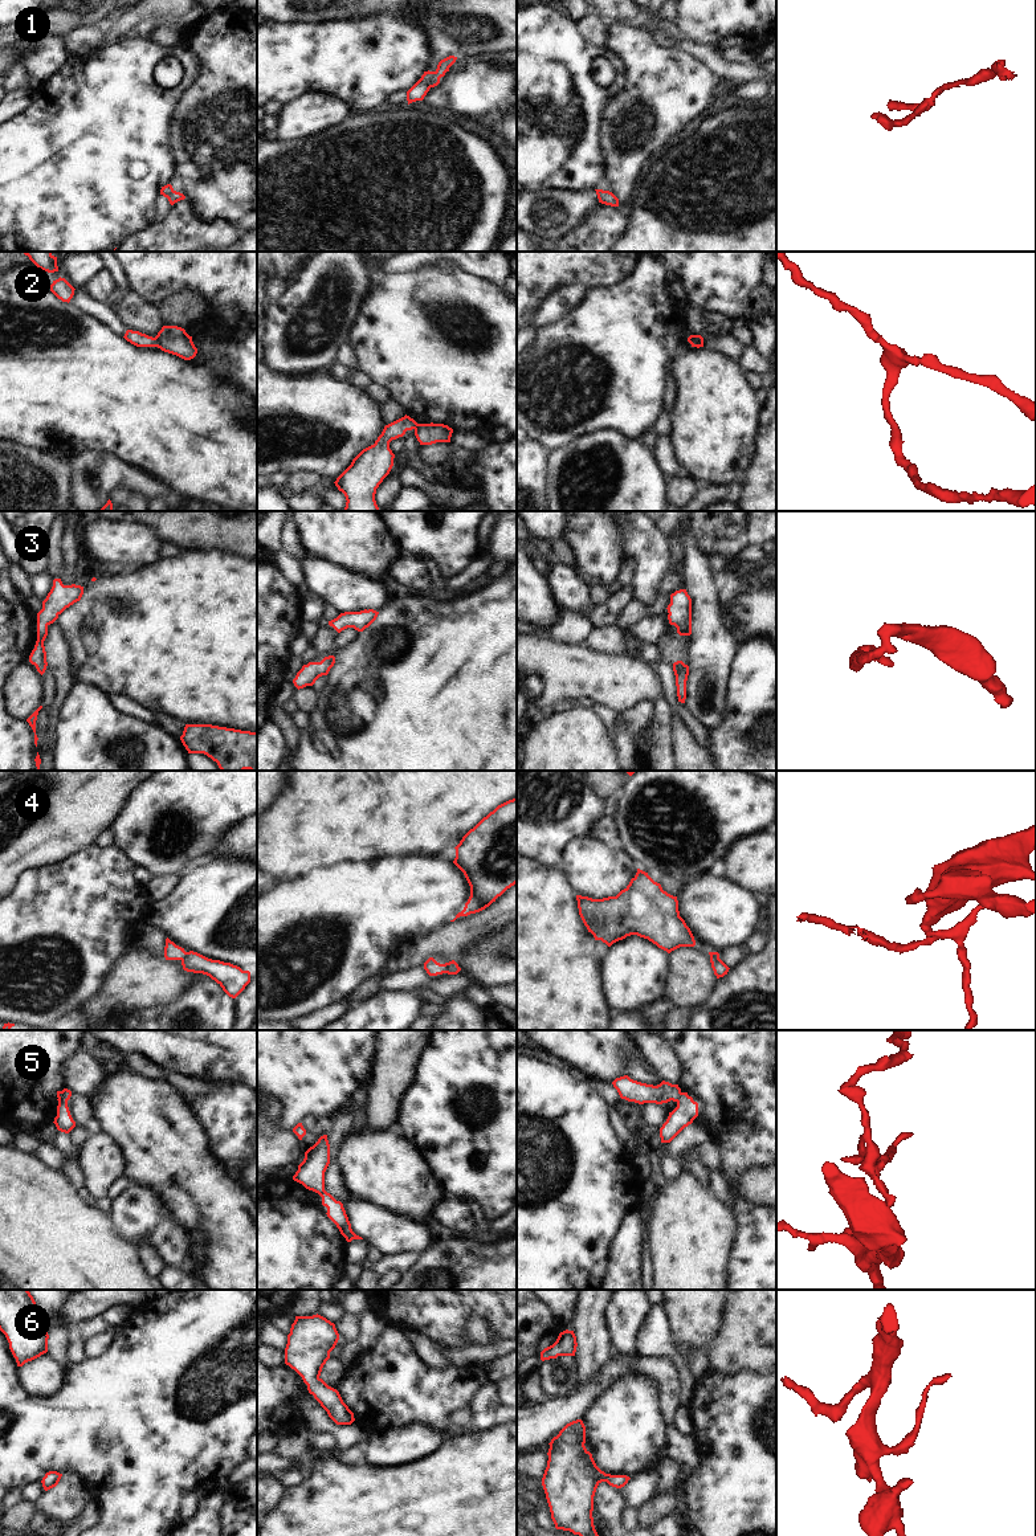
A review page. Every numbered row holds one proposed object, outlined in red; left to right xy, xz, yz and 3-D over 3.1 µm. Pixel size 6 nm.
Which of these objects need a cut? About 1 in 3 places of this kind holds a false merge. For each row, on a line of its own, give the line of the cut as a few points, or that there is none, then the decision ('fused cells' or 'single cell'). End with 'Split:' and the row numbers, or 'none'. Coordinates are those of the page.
1: cut in xz along (435, 72), (428, 88); fused cells
2: cut in xy along (155, 336), (154, 346); fused cells
3: no cut; single cell
4: cut in xz along (443, 964), (445, 972); fused cells
5: cut in yz along (681, 1093), (677, 1103); fused cells
6: no cut; single cell
Split: 1, 2, 4, 5

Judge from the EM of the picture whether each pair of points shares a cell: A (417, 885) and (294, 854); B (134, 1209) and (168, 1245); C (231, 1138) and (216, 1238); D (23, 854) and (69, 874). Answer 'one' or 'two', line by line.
A: two
B: one
C: two
D: two

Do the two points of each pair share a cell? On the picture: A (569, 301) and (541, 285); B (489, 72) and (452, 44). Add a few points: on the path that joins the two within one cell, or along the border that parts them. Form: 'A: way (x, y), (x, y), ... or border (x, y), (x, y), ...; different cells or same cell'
A: border (583, 288), (555, 289), (541, 305), (535, 318); different cells
B: border (498, 52), (481, 52), (457, 58); different cells

